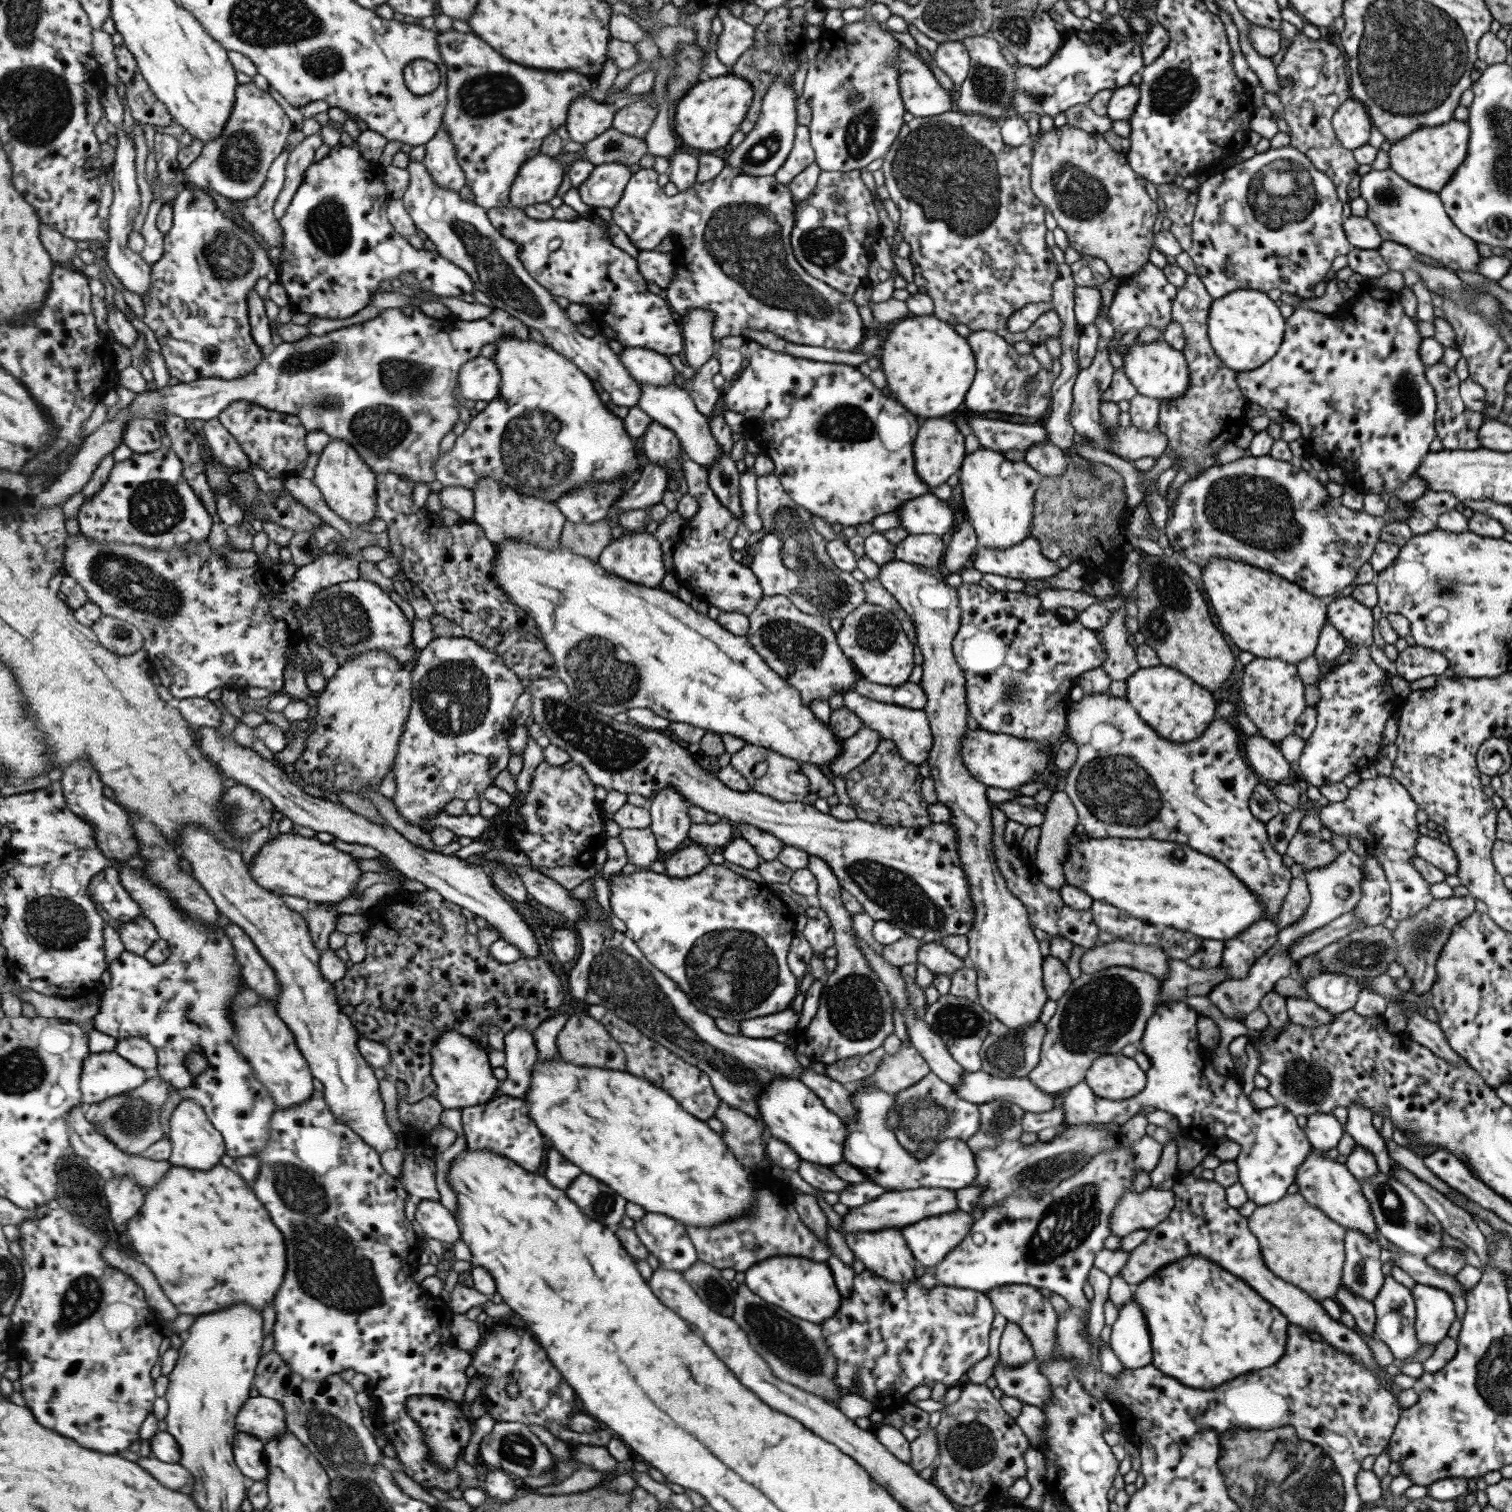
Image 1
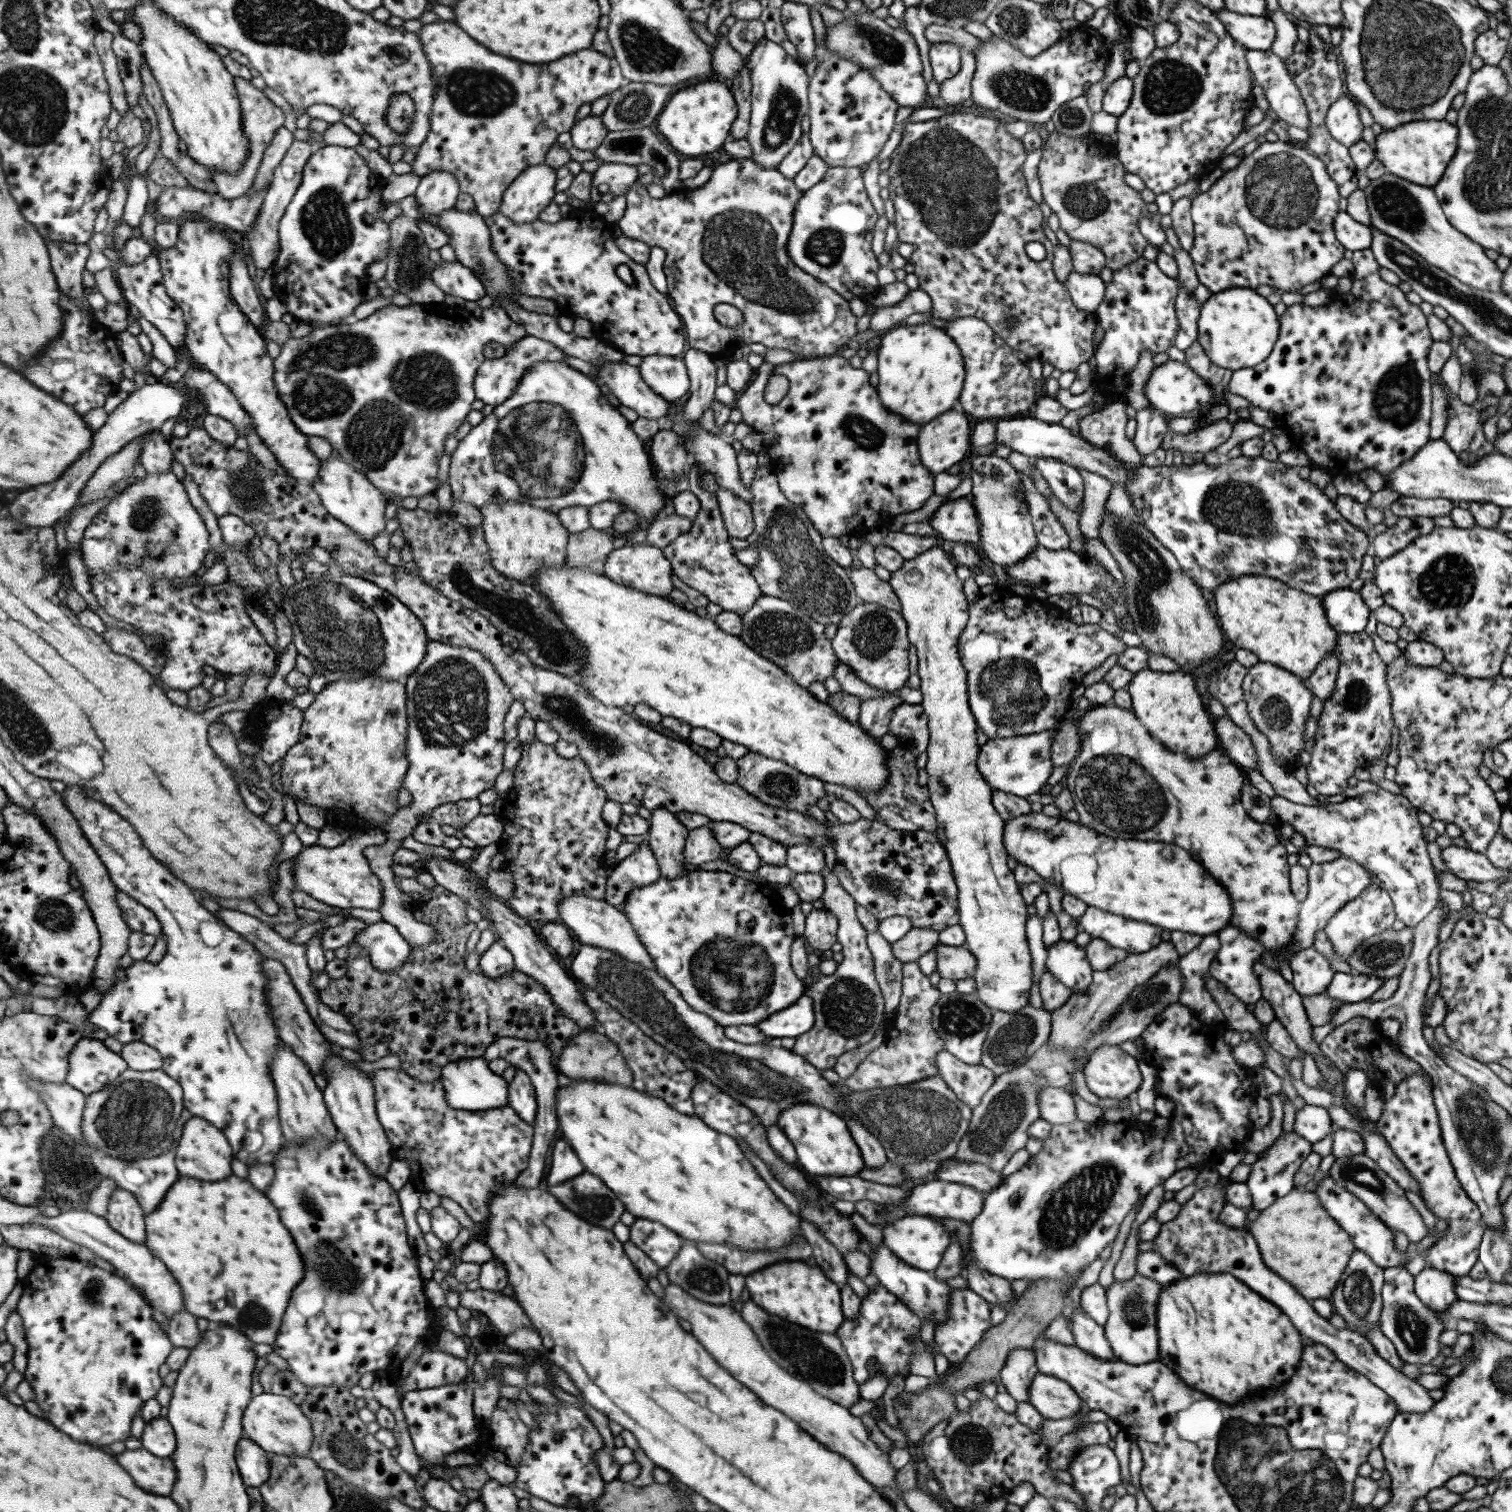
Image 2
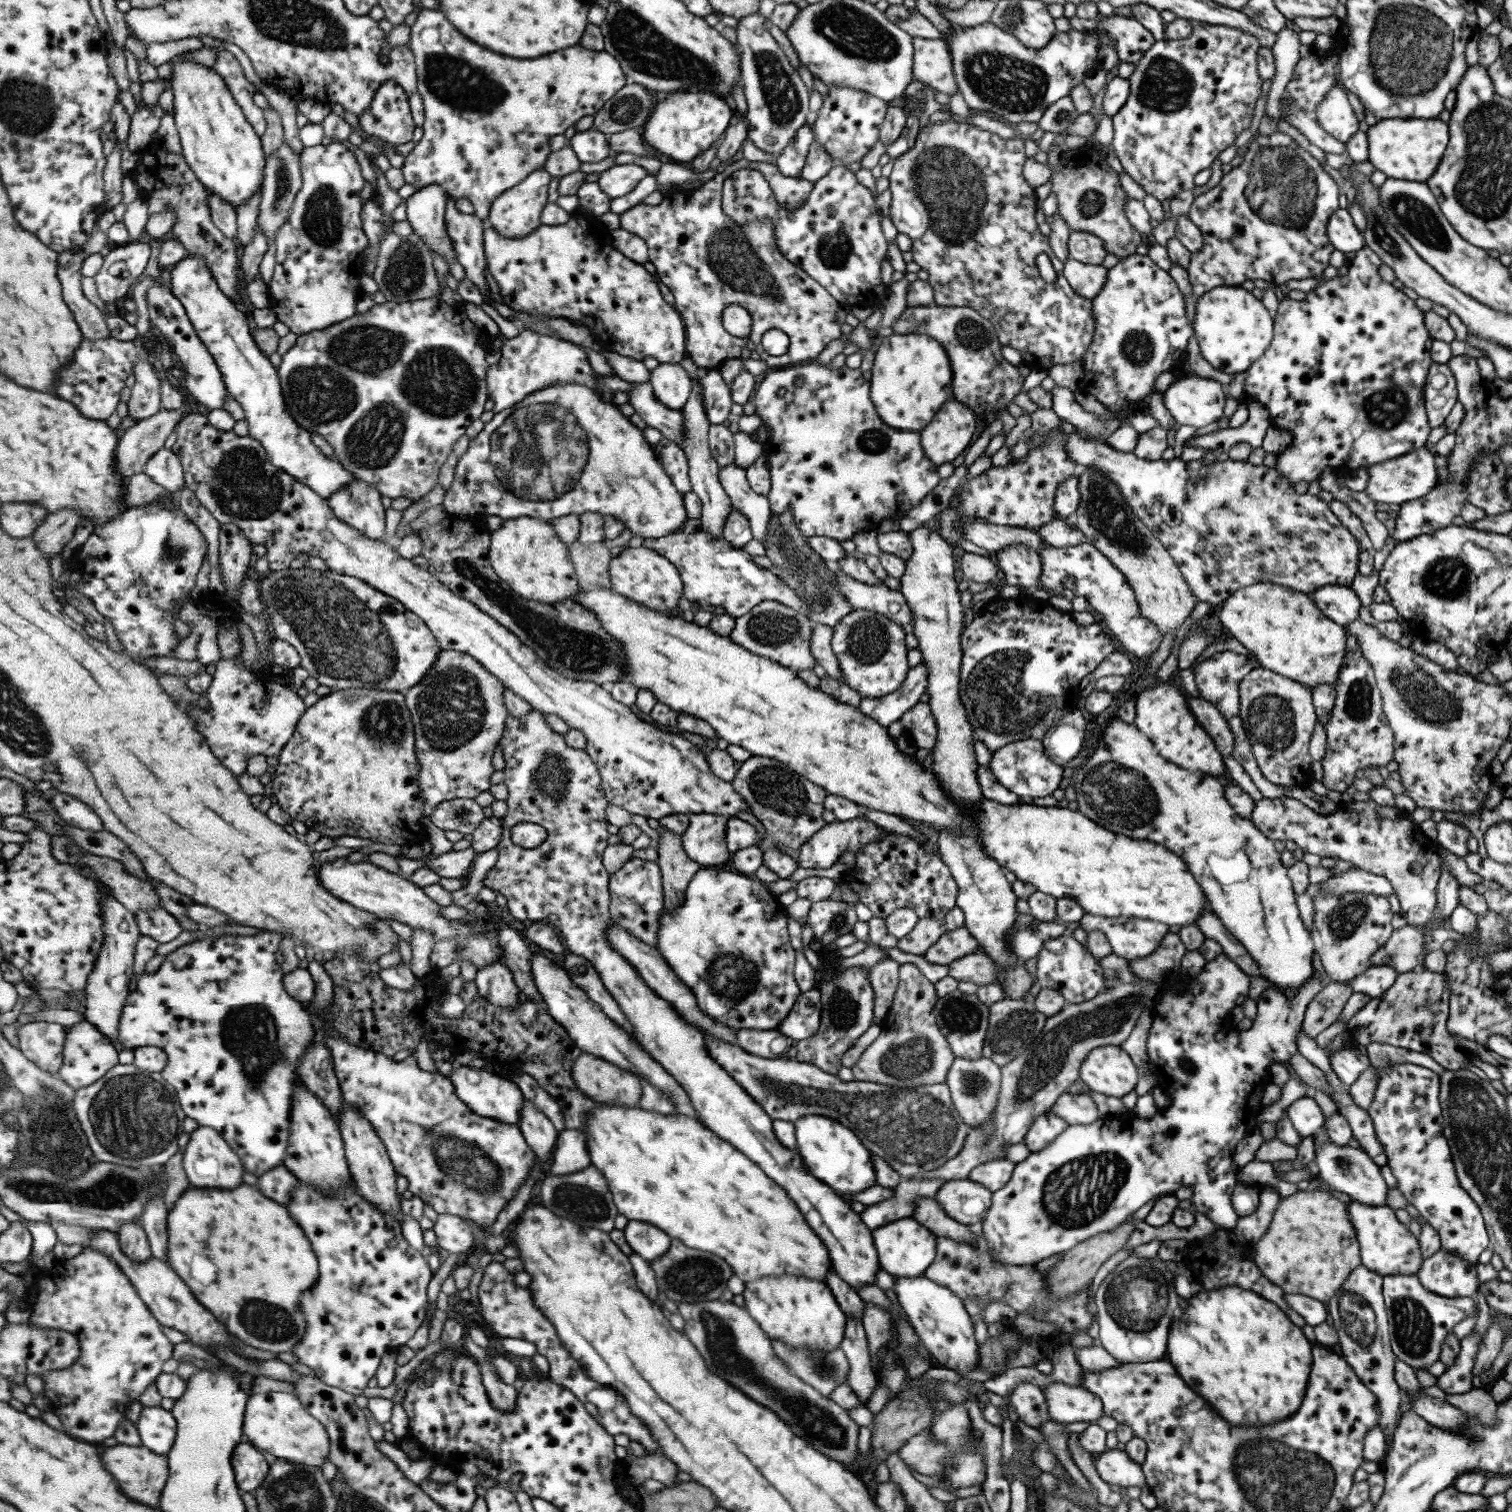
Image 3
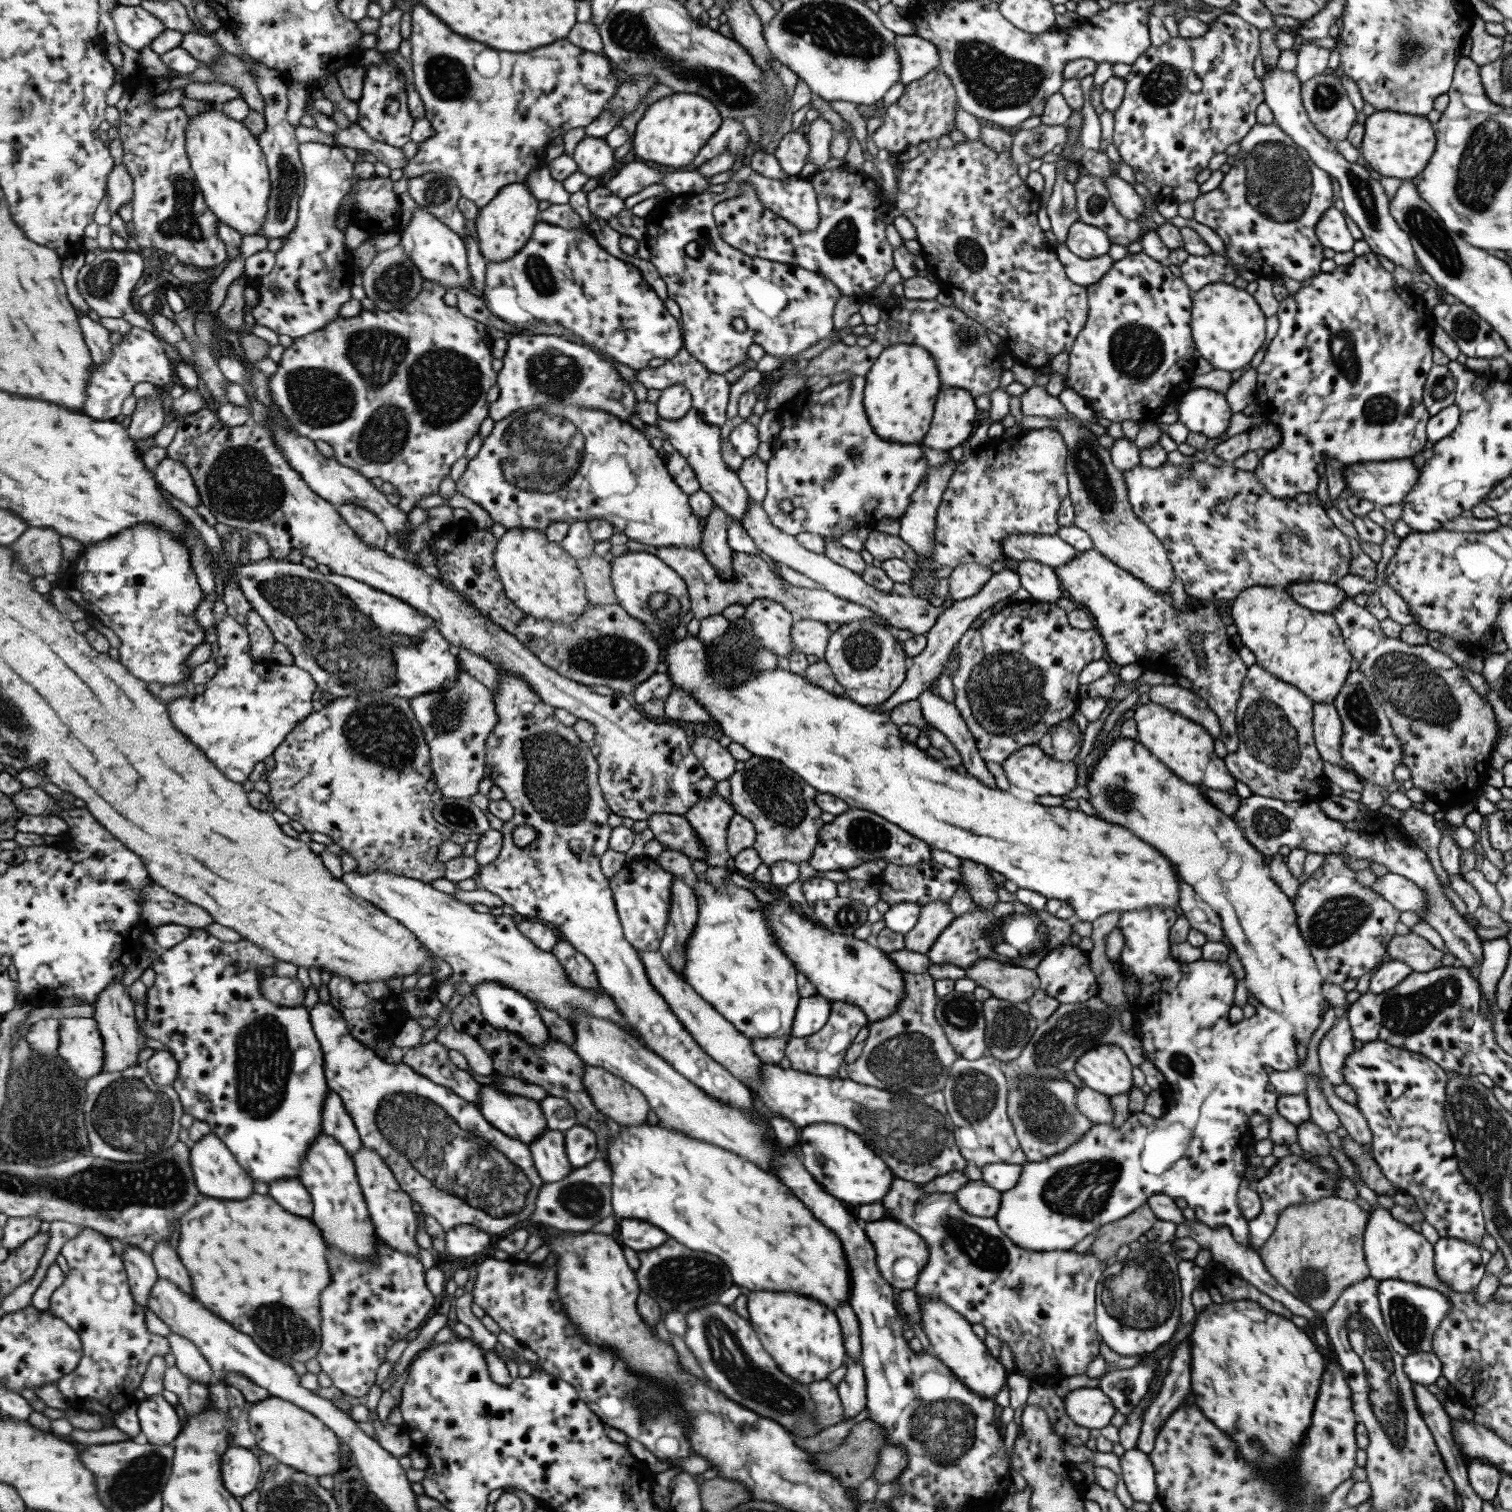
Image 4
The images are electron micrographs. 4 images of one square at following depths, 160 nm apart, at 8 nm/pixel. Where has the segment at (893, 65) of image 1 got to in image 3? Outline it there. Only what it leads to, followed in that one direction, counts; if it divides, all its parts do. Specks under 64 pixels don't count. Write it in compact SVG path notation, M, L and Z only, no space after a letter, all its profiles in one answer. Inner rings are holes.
M848 86L827 87L828 93L822 97L821 107L816 112L817 118L810 127L822 149L836 163L845 166L860 160L875 143L879 142L877 132L887 110L887 102Z

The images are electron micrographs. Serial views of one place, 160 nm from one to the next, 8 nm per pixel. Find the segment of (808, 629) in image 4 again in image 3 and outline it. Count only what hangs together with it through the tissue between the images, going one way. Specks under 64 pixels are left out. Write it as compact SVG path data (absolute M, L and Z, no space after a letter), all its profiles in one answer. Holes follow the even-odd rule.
M814 623L809 637L809 650L816 664L823 668L828 677L836 678L843 682L837 659L830 649L831 635L832 627Z

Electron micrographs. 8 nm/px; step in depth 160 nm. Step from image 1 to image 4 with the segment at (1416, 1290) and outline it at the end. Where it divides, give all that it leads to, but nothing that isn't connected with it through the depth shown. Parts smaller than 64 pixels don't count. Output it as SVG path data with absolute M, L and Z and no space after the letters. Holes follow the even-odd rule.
M1439 1237L1437 1242L1432 1244L1432 1249L1434 1250L1434 1271L1441 1282L1444 1282L1452 1291L1458 1293L1475 1290L1477 1283L1485 1272L1484 1264L1480 1259L1481 1248L1464 1240Z

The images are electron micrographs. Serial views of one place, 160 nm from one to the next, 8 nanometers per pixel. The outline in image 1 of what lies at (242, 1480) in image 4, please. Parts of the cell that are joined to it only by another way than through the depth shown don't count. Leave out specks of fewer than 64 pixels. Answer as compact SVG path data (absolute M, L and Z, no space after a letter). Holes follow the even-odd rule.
M238 1432L236 1435L236 1463L250 1482L267 1481L269 1462L265 1454L265 1446L266 1443L251 1434Z

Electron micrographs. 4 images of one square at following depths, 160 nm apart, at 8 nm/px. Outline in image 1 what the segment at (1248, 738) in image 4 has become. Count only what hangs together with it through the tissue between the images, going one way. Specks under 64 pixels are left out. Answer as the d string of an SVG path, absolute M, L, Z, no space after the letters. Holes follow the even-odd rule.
M1254 657L1243 667L1239 695L1242 712L1253 722L1261 737L1277 744L1293 733L1295 720L1303 712L1303 683L1298 677L1296 666L1277 658Z

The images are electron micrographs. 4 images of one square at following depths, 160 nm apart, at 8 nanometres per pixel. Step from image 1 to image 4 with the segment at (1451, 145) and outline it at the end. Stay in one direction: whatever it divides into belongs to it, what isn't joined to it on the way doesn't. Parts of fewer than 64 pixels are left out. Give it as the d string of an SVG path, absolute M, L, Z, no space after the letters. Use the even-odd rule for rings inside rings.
M1380 110L1366 116L1364 133L1358 150L1372 174L1399 178L1401 181L1417 176L1434 153L1435 130L1425 117L1399 111Z

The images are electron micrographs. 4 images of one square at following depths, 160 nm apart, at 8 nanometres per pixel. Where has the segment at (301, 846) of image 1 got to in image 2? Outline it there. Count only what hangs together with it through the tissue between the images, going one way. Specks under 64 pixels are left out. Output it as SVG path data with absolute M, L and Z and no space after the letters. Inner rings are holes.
M381 829L363 830L358 835L351 835L348 841L337 848L315 844L304 847L295 856L294 878L299 891L313 899L341 909L360 908L379 911L383 907L382 880L373 872L363 850L367 846L382 845L387 842L387 835Z

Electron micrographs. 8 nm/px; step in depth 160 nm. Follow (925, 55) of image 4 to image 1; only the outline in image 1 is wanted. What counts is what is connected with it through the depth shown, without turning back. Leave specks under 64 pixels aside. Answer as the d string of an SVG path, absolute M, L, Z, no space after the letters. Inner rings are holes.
M947 41L936 45L931 53L933 64L939 68L954 85L961 85L969 73L973 59L960 41Z

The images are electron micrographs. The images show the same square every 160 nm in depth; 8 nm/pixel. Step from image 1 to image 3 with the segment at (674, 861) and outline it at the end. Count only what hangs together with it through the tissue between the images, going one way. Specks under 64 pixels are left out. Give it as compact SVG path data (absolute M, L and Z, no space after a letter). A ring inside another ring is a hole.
M705 813L687 814L688 825L680 836L685 854L698 865L718 867L729 858L725 827L727 817Z

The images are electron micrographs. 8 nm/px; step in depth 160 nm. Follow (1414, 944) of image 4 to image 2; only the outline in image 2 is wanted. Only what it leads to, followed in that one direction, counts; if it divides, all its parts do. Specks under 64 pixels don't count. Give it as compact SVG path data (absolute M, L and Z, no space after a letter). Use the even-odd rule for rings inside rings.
M1413 928L1386 929L1362 942L1345 962L1354 973L1377 975L1380 979L1395 978L1403 971L1412 947Z

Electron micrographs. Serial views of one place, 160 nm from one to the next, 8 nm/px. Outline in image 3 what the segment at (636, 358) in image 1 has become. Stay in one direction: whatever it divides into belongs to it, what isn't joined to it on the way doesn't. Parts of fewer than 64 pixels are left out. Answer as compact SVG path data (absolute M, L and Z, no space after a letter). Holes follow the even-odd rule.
M658 363L650 370L648 383L657 402L669 410L683 409L692 387L692 381L679 363Z

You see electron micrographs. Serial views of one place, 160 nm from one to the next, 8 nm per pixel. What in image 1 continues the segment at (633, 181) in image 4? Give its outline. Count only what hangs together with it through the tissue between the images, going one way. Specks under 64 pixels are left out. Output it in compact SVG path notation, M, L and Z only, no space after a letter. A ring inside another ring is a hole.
M616 162L594 165L589 176L576 188L581 202L592 210L613 208L623 196L631 171Z

